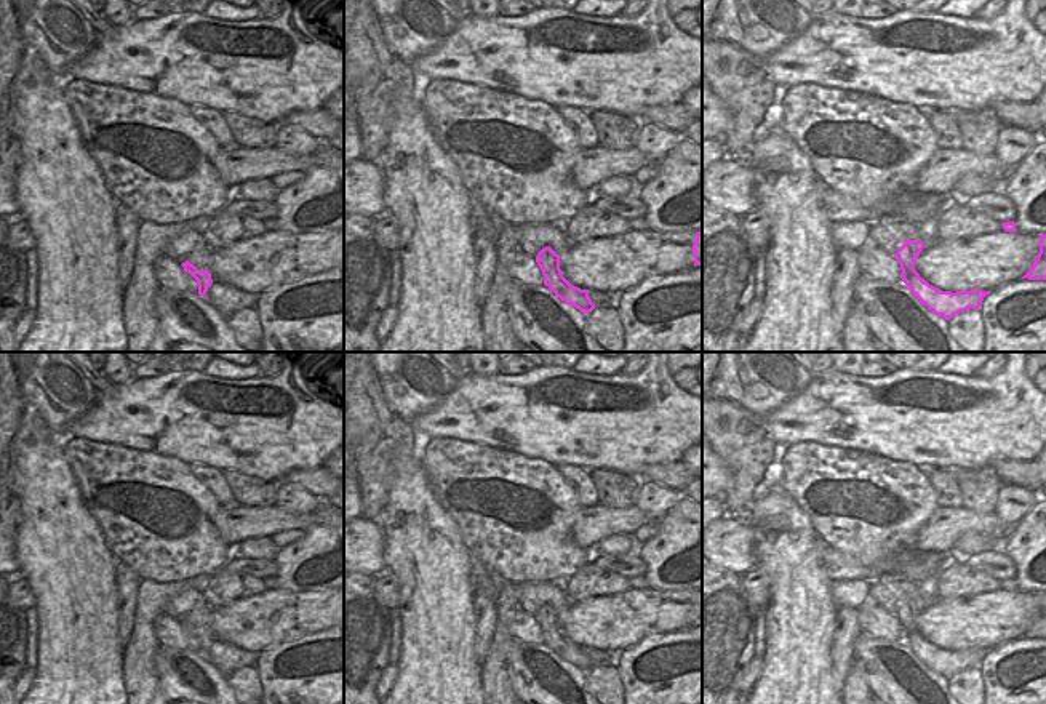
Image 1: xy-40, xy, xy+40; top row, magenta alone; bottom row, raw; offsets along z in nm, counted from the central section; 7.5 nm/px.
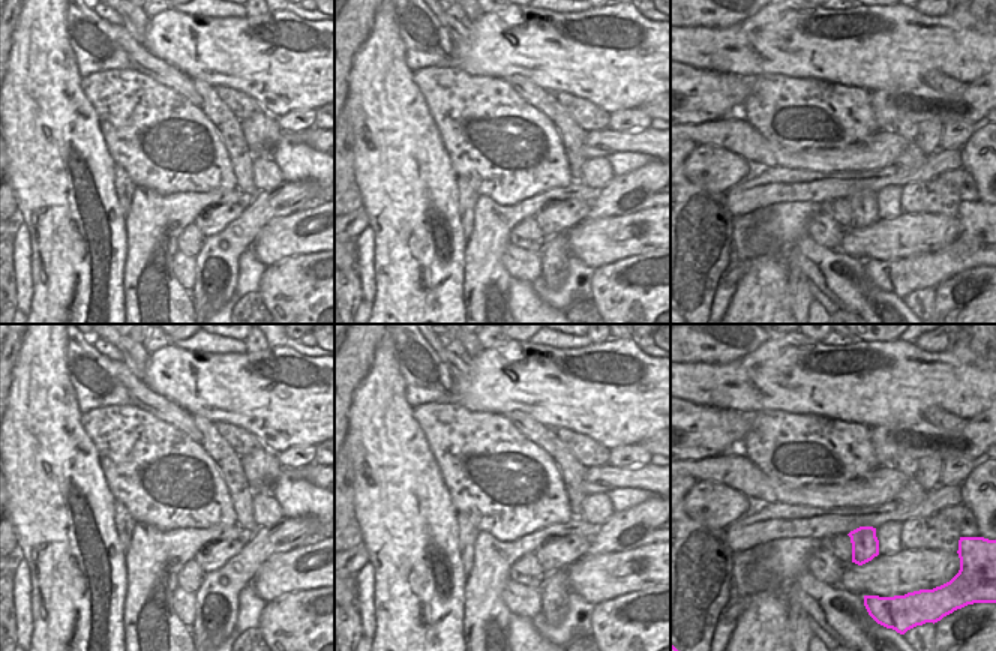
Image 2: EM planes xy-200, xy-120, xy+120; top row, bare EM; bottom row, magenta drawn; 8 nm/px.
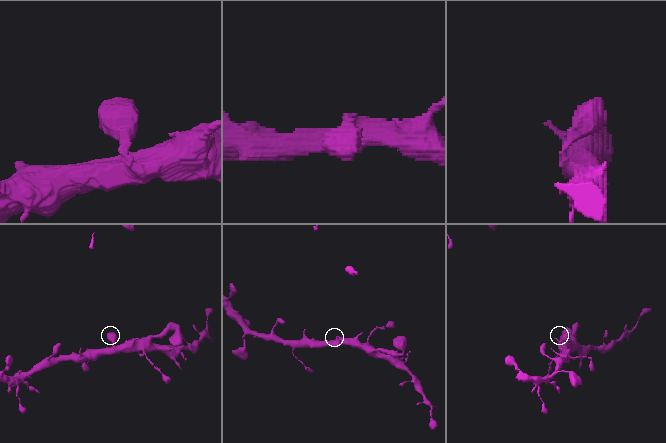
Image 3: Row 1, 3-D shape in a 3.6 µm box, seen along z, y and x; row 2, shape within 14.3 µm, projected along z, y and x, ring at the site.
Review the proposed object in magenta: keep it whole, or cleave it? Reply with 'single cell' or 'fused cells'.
single cell

